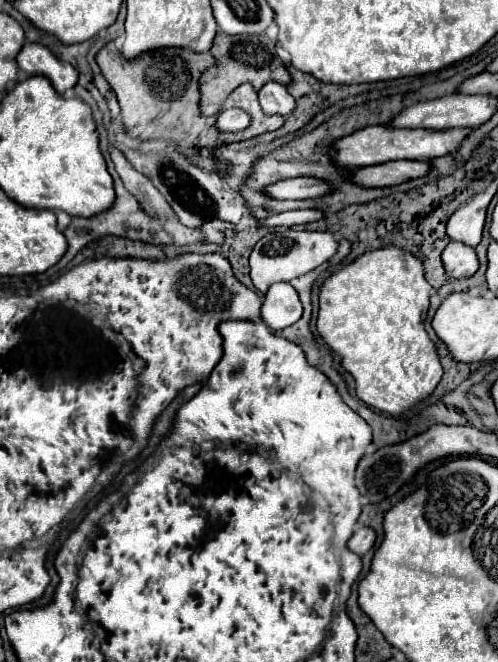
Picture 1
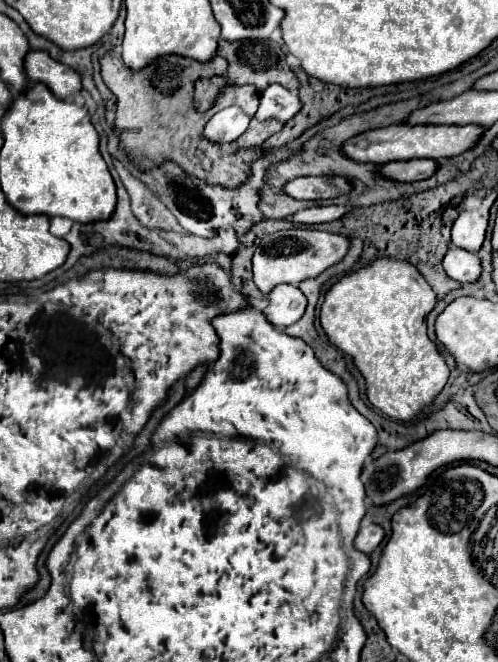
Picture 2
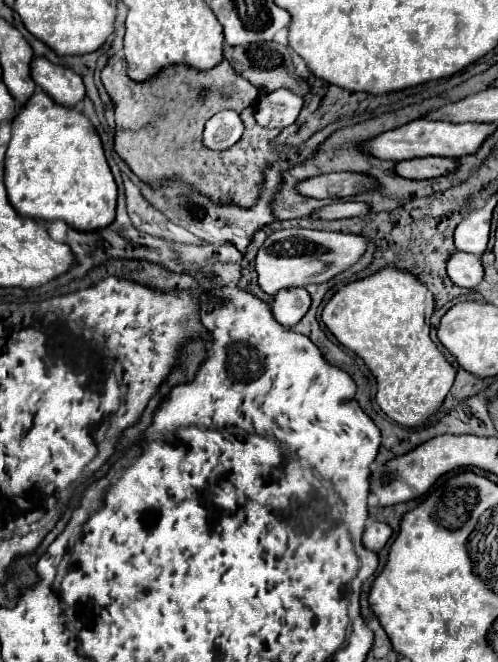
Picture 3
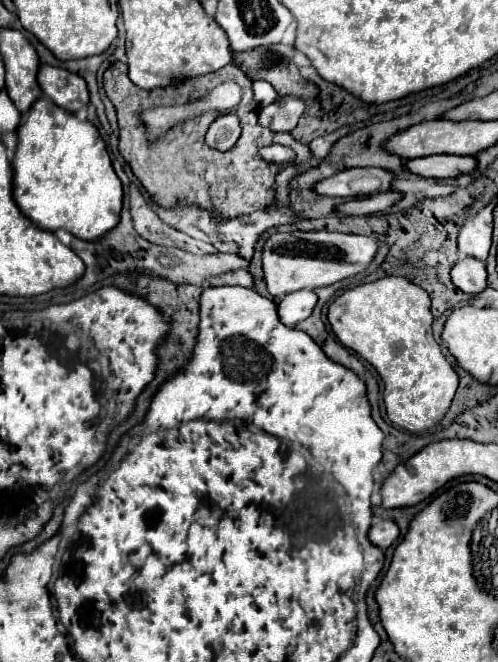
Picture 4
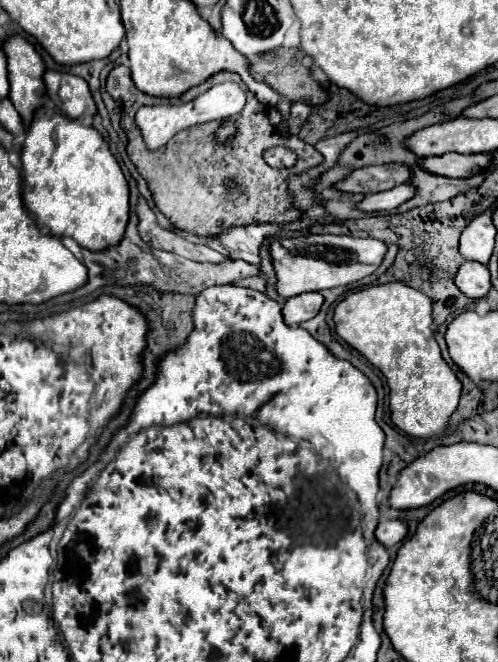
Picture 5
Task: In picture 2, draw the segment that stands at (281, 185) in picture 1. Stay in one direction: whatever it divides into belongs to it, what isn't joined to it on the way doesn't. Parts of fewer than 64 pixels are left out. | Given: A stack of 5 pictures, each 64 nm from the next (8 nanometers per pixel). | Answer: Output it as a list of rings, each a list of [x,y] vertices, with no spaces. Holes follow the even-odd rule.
[[[312,176],[312,178],[296,178],[290,180],[282,192],[290,198],[302,198],[302,196],[326,196],[326,198],[338,198],[350,192],[350,186],[346,178],[338,176]]]

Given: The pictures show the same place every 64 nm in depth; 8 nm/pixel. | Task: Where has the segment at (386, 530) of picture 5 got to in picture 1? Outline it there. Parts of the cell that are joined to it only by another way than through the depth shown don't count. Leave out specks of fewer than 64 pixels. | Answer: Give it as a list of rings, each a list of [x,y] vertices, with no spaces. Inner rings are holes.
[[[358,526],[352,534],[352,538],[348,540],[348,550],[362,556],[366,554],[372,546],[374,546],[374,540],[376,540],[376,532],[372,528],[366,528],[366,526]]]

